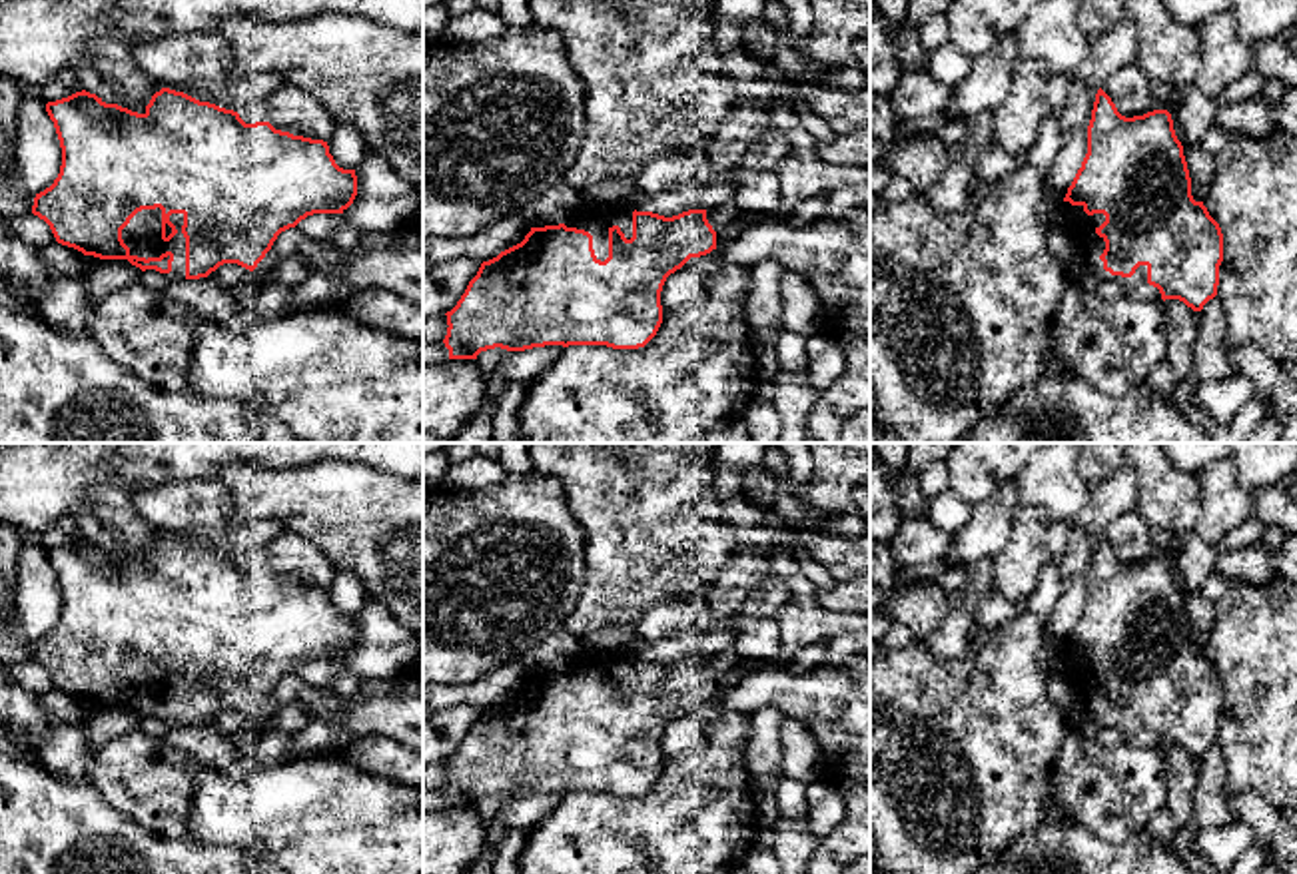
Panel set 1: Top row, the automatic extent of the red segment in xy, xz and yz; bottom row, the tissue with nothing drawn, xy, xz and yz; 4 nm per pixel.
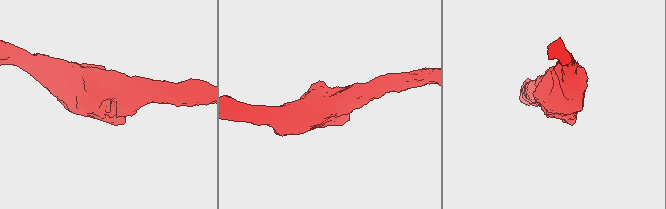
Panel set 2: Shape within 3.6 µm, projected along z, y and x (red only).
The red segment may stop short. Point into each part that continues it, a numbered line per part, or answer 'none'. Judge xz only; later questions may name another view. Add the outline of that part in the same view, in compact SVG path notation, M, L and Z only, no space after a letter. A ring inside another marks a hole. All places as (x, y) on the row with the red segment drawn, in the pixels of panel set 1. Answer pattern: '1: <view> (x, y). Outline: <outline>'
1: xz (595, 220). Outline: M629 202L579 208L565 225L589 231L597 259L605 261L609 257L609 229L613 225L619 225L627 239L633 237L633 212Z

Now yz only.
1: yz (1088, 246). Outline: M1064 202L1064 214L1074 239L1076 257L1083 259L1091 271L1101 279L1121 283L1125 291L1147 281L1147 265L1139 265L1131 277L1111 275L1103 269L1099 255L1105 249L1105 241L1095 233L1095 229L1105 221L1103 214L1087 216L1083 206L1072 206L1070 202Z

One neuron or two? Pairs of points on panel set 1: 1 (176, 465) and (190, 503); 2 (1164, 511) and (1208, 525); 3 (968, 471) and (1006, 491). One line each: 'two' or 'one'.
1: two
2: two
3: two

